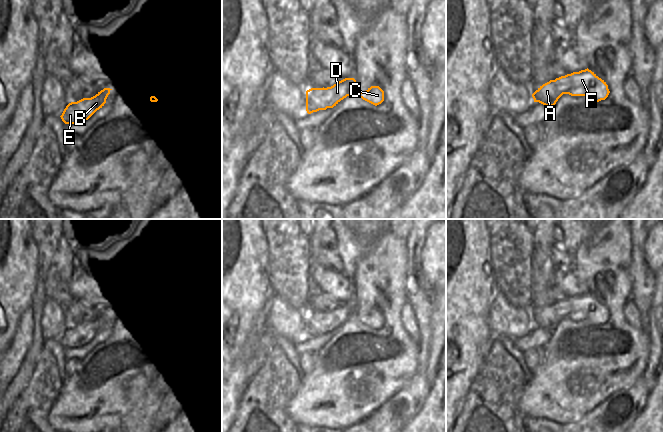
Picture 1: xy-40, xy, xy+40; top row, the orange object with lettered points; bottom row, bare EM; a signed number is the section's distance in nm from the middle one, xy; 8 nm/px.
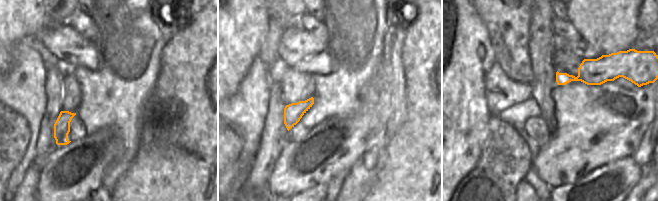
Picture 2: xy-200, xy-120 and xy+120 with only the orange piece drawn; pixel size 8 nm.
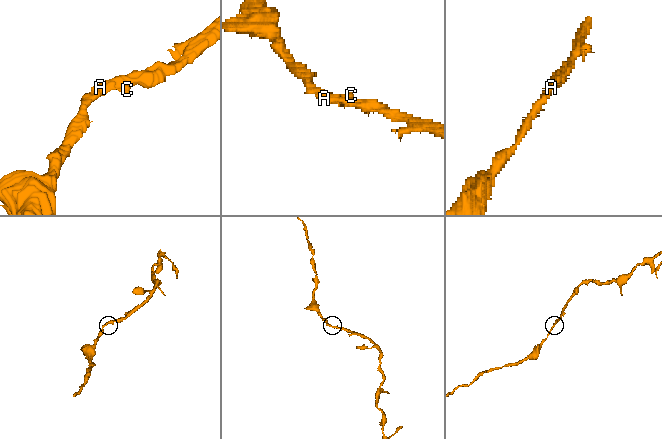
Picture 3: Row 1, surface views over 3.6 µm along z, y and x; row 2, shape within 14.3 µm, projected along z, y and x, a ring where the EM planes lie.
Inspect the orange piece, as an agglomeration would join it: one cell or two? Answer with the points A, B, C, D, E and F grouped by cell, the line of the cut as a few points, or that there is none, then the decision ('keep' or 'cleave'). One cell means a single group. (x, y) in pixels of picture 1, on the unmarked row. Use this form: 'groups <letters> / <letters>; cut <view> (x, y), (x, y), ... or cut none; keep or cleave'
groups A B C D E F; cut none; keep

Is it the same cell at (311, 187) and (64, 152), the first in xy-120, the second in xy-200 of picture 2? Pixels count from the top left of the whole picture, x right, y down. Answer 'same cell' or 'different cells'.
same cell

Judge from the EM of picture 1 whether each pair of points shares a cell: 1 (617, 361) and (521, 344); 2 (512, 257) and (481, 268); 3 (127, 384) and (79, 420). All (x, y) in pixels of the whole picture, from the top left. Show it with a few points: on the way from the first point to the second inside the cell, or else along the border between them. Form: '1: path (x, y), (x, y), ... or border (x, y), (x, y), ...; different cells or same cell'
1: border (552, 332), (550, 340), (543, 347); different cells
2: border (489, 241), (493, 278), (497, 287); different cells
3: path (115, 384), (91, 408); same cell

